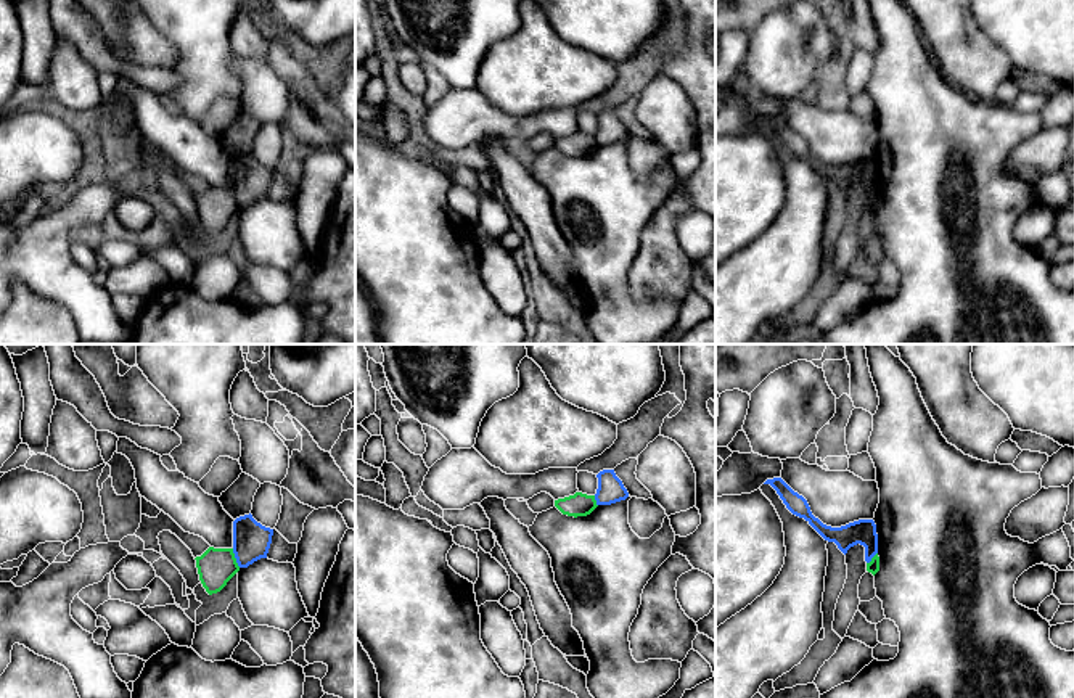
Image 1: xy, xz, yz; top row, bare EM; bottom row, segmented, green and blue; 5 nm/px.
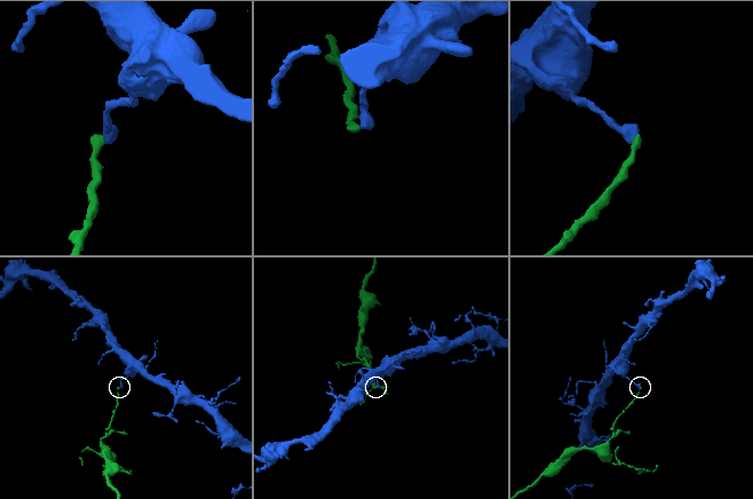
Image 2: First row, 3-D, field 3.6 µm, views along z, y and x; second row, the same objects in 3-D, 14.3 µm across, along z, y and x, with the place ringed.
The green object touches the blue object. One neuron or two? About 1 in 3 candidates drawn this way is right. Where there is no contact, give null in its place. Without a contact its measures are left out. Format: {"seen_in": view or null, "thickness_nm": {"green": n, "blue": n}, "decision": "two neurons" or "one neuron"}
{"seen_in": "xy", "thickness_nm": {"green": 190, "blue": 190}, "decision": "two neurons"}

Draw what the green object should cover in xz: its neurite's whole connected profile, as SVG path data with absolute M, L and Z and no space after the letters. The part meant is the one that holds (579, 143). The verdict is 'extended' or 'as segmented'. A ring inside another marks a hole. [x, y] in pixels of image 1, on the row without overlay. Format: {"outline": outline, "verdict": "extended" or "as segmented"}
{"outline": "M576 132L574 135L555 140L555 146L563 154L577 158L590 154L598 145L595 135Z", "verdict": "as segmented"}

